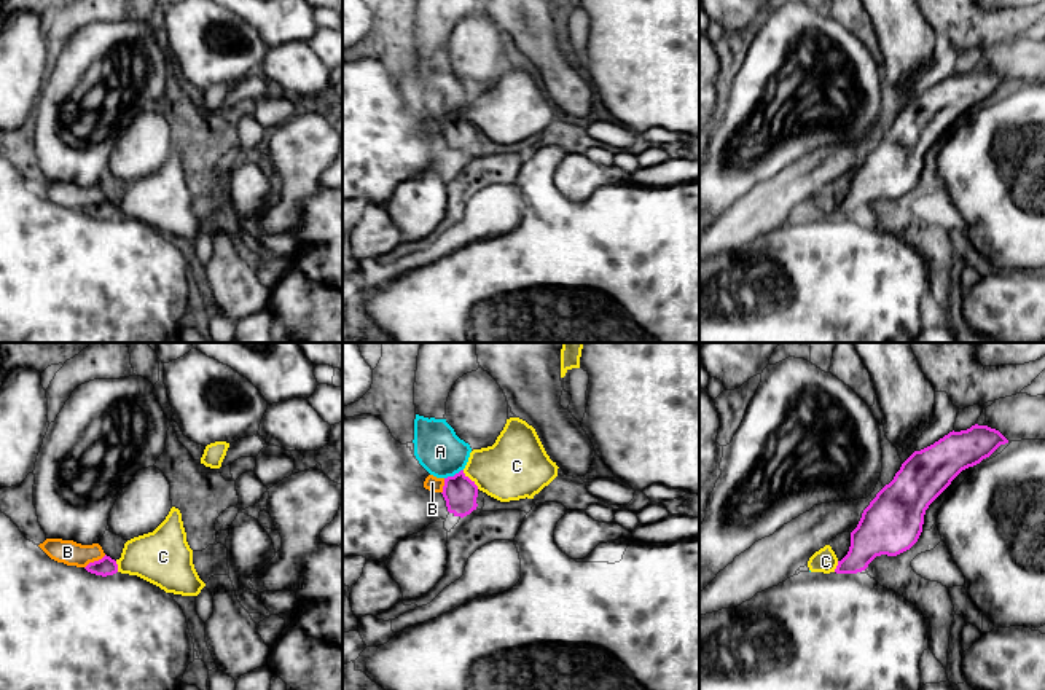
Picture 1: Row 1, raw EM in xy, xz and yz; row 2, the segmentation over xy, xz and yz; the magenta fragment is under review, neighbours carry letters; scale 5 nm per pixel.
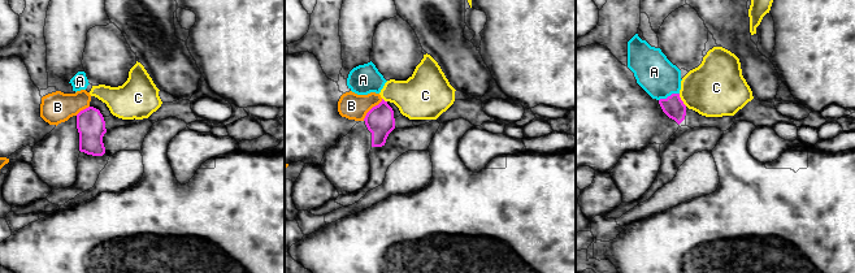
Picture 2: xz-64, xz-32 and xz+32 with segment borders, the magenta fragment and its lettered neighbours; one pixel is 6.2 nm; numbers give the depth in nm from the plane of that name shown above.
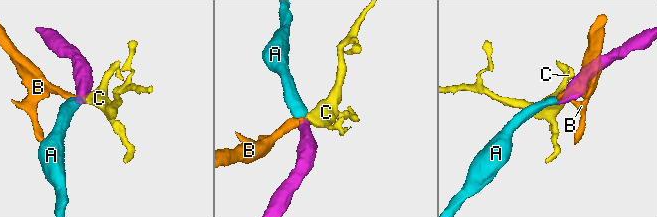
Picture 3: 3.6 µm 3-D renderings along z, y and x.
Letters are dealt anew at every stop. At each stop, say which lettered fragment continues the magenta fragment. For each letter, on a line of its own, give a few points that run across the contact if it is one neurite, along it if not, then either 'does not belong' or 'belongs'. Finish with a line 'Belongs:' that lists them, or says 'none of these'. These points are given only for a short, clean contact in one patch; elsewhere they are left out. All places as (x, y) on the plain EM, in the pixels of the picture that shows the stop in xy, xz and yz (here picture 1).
A: xz (459, 134), (454, 118), (440, 94) | belongs
B: xy (105, 198), (85, 211) | does not belong
C: xz (462, 113), (478, 131) | does not belong
Belongs: A

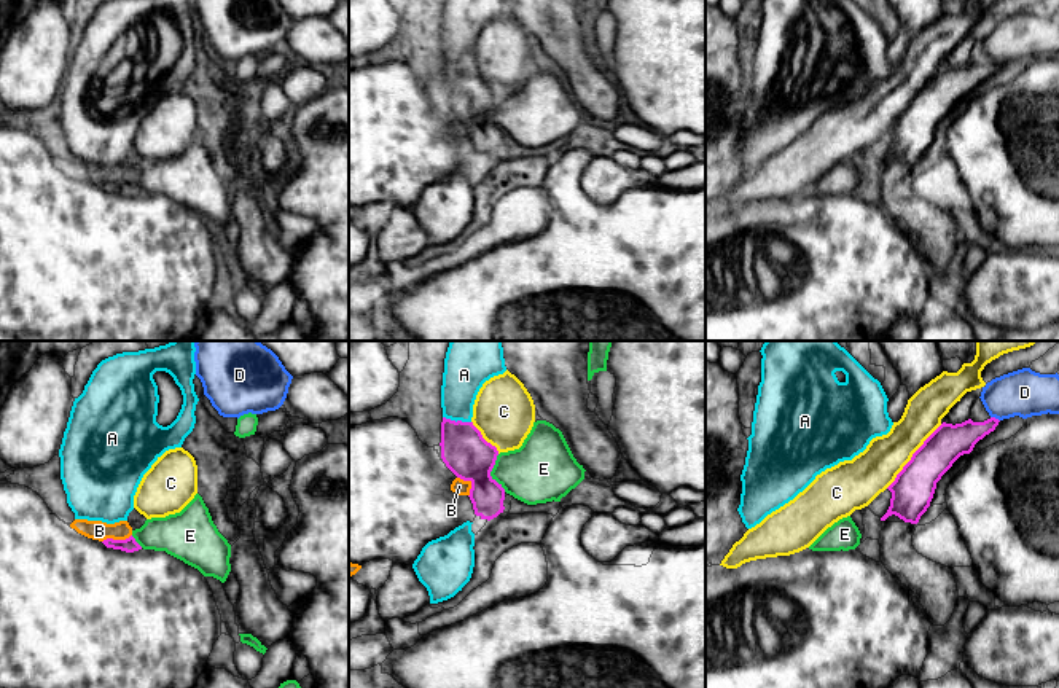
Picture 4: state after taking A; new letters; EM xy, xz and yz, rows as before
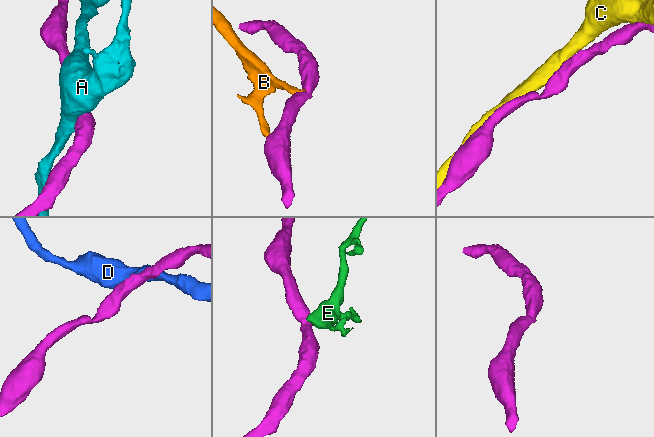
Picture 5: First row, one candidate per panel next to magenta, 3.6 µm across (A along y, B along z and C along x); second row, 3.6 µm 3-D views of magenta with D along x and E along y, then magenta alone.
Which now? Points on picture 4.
A: xz (443, 59), (453, 64), (470, 66) | does not belong
B: does not belong
C: does not belong
D: does not belong
E: does not belong
Belongs: none of these

